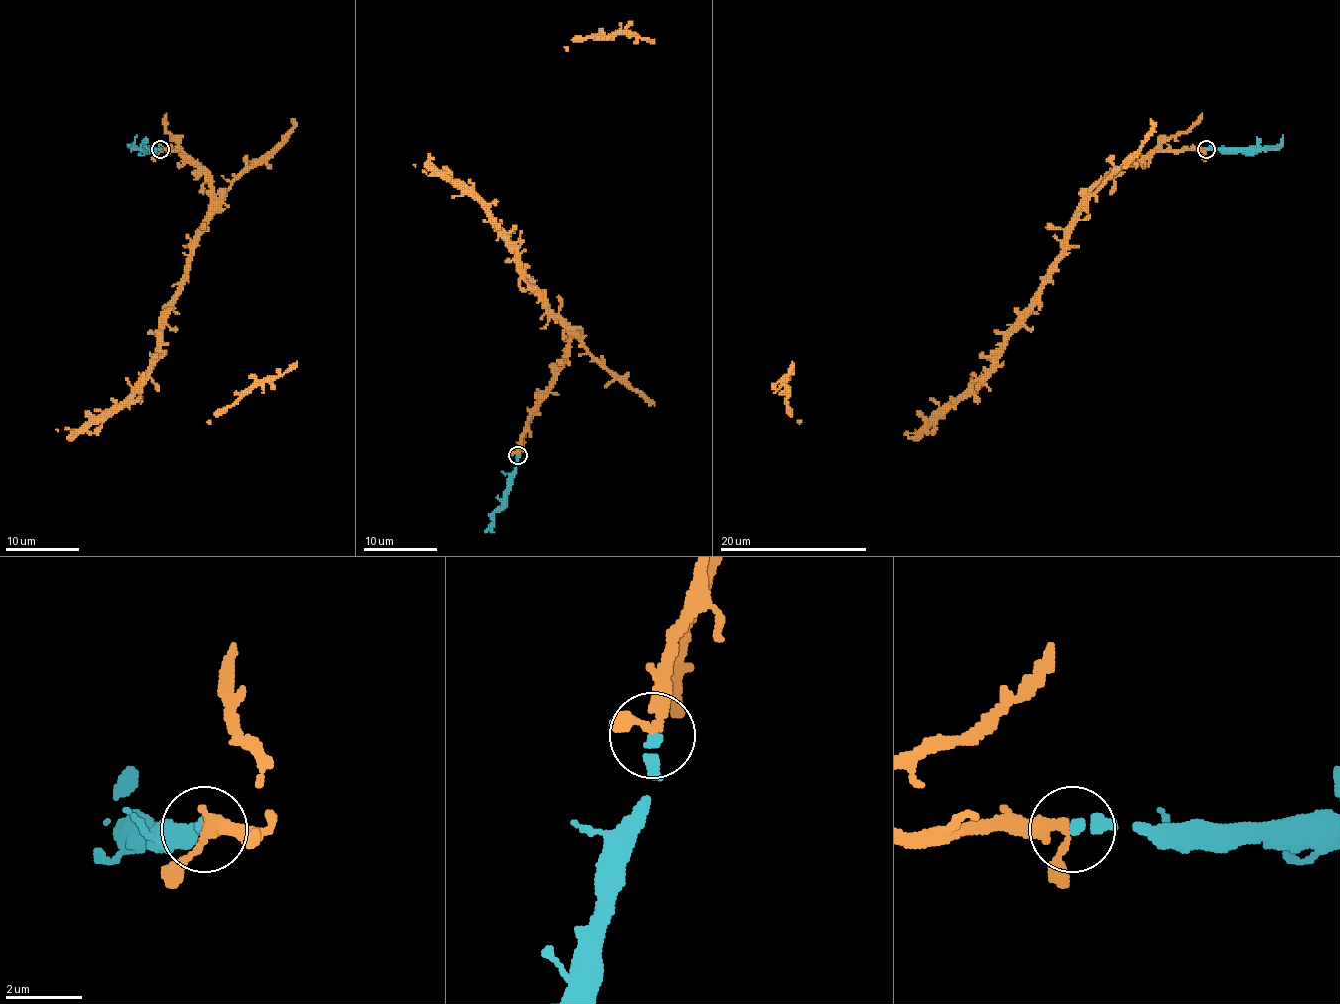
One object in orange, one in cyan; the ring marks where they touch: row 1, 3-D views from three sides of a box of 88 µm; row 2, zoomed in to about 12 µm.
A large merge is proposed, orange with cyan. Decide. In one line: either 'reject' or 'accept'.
accept

